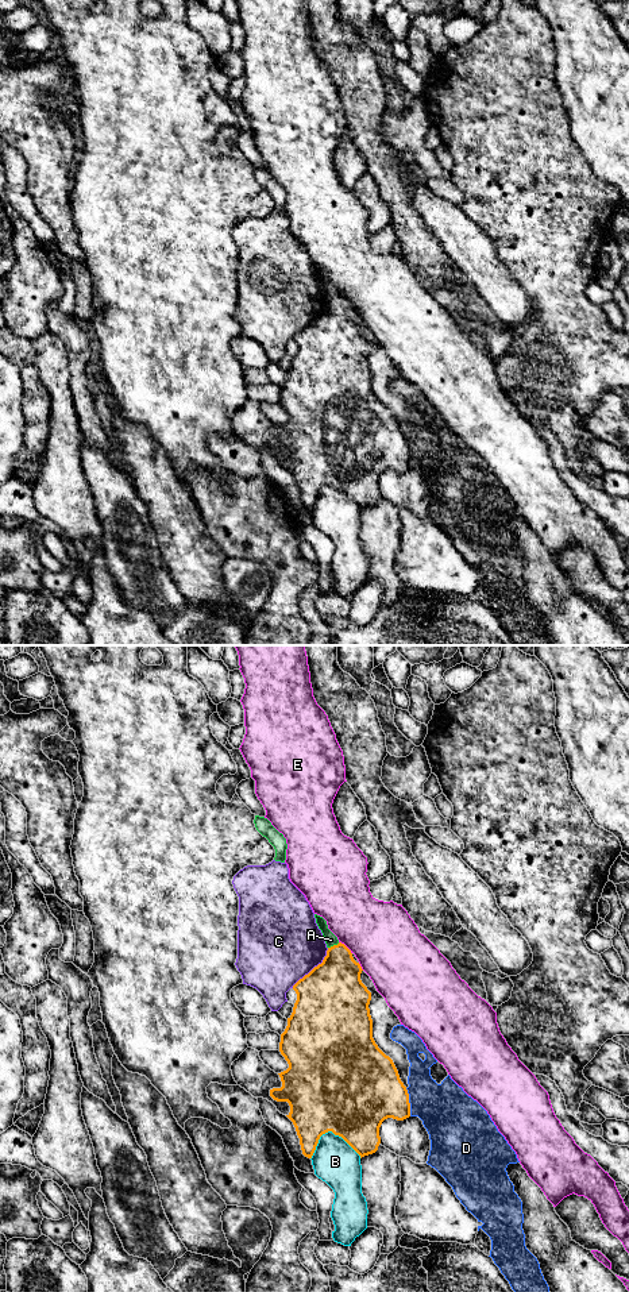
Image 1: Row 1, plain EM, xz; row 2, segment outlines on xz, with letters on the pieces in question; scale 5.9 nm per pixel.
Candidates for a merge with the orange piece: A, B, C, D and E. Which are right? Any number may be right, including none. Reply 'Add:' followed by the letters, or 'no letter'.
Add: no letter

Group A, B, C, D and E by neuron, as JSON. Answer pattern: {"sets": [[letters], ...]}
{"sets": [["A"], ["B"], ["C"], ["D"], ["E"]]}

